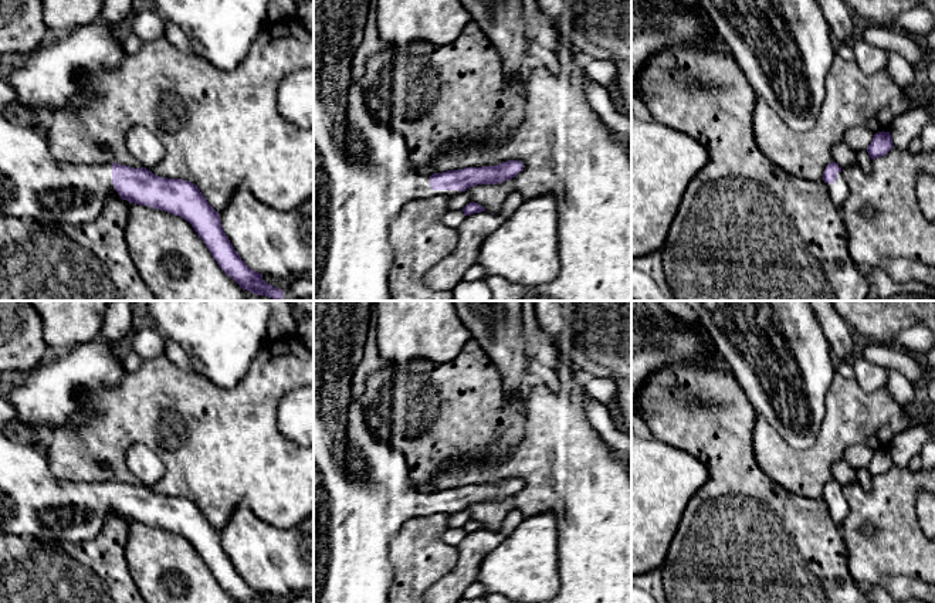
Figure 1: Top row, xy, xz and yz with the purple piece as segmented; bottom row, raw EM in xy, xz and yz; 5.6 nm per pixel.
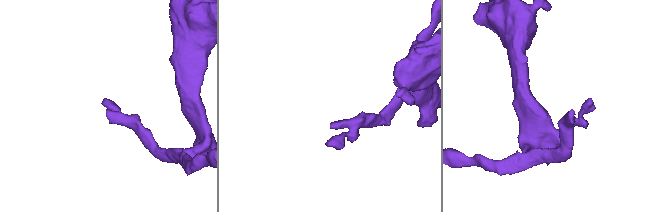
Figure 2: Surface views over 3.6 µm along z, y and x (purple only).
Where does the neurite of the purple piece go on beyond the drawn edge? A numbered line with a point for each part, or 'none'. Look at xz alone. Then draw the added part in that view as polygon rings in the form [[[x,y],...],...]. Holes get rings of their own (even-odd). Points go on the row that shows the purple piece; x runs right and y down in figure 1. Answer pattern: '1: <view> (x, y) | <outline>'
1: xz (362, 176) | [[[314,0],[314,301],[392,301],[387,275],[394,258],[389,228],[407,201],[427,197],[453,197],[460,190],[433,190],[430,176],[417,172],[409,160],[407,146],[393,122],[375,105],[362,79],[352,75],[352,60],[362,43],[370,0]]]

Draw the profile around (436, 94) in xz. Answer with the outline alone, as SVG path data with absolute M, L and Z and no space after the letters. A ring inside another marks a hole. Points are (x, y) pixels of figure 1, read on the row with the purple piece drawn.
M470 21L447 45L413 41L386 47L366 62L362 85L386 101L389 119L403 136L409 160L421 175L433 175L428 165L448 142L504 143L522 122L525 88L504 72L502 58L482 33Z

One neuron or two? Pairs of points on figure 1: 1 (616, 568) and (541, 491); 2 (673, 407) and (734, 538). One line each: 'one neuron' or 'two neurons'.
1: one neuron
2: one neuron

